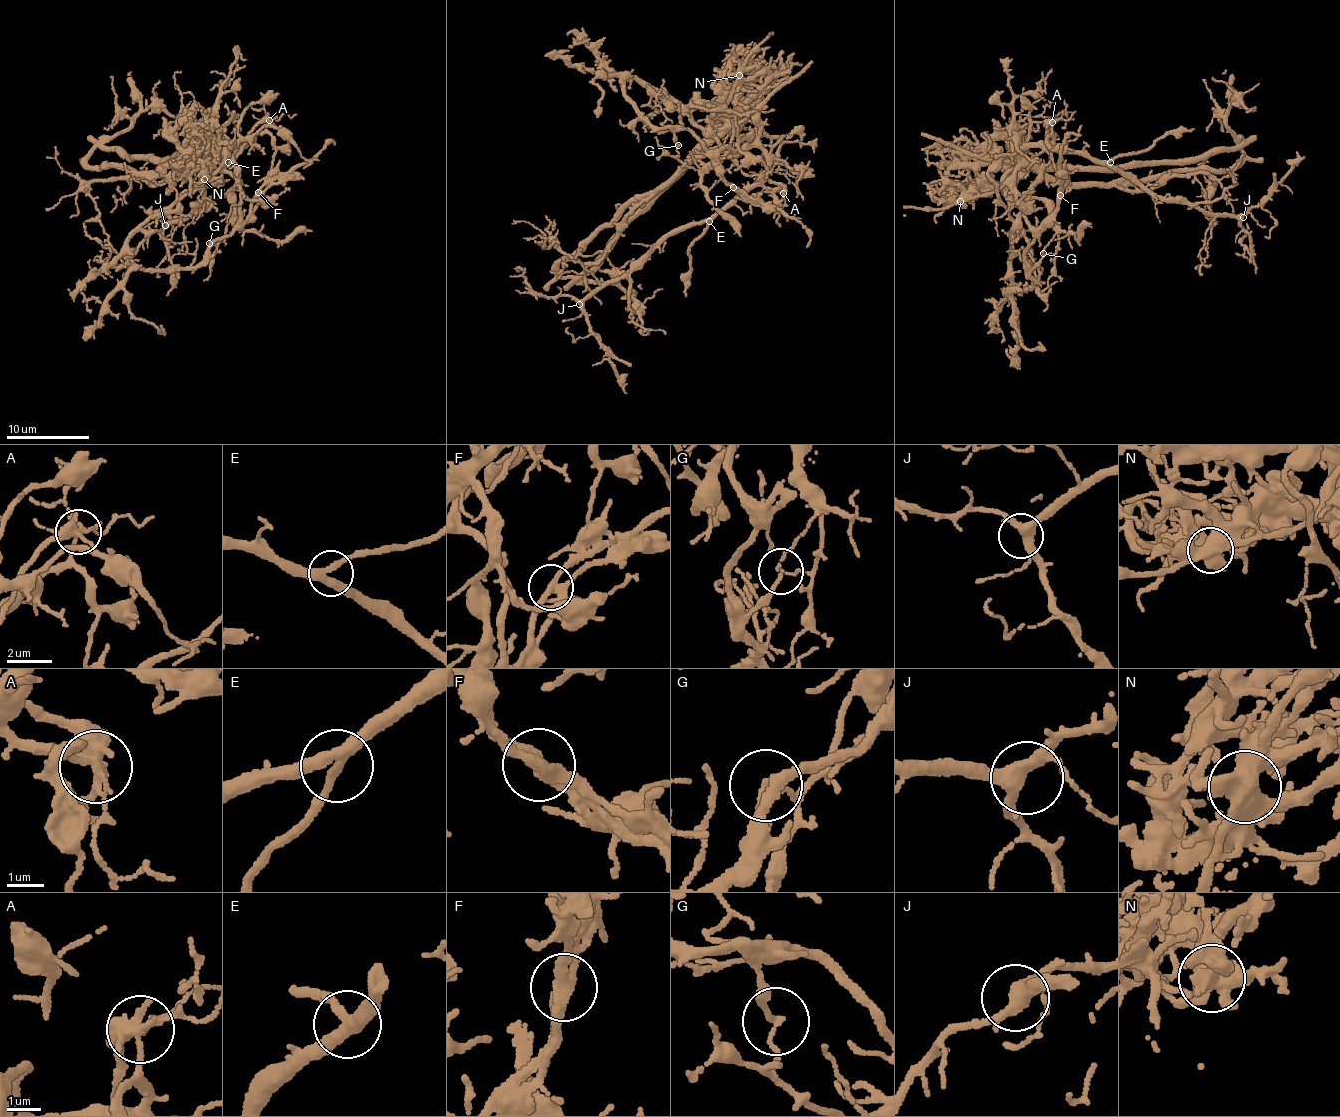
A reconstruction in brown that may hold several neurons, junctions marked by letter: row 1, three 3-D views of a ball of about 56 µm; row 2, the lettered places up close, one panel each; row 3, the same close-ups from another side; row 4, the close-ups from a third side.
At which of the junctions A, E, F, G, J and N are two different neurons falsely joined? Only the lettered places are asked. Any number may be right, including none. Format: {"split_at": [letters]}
{"split_at": ["A", "F", "G", "N"]}

